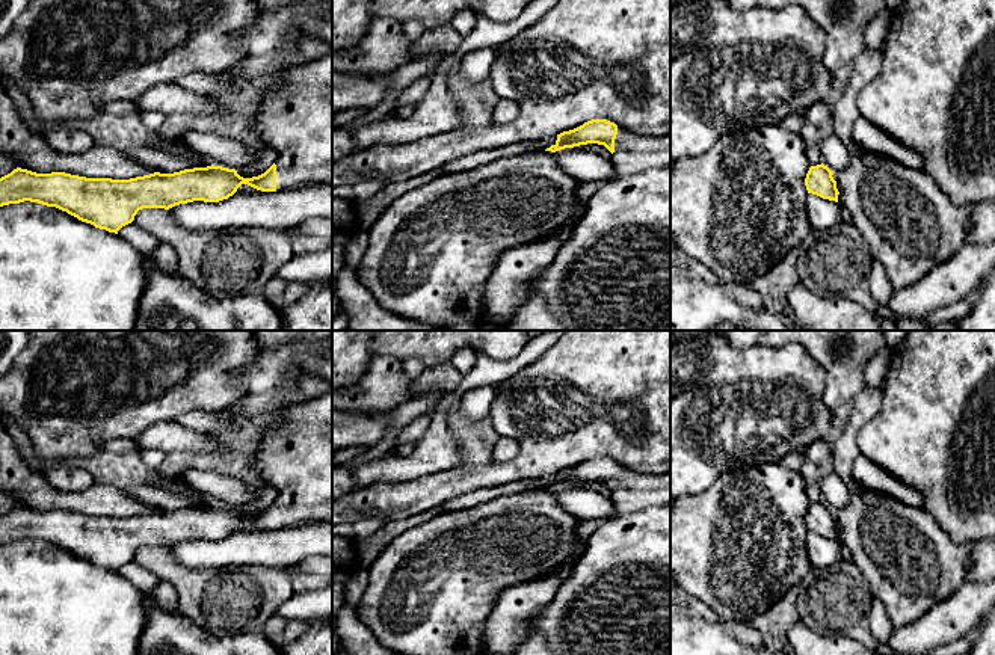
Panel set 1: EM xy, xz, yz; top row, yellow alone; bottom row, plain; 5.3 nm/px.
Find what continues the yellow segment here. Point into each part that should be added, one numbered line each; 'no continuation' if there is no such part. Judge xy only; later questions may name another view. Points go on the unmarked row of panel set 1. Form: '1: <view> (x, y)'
1: xy (295, 456)

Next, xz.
1: xz (633, 491)

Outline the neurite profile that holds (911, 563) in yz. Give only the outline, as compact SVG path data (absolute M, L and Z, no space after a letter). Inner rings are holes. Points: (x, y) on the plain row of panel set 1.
M865 385L853 400L846 429L830 444L829 462L850 495L849 504L835 510L841 543L849 548L853 563L868 581L871 596L883 604L892 628L900 629L968 583L972 545L956 543L923 507L912 507L894 497L864 489L852 477L852 465L861 456L856 436L862 426L880 412L880 406L882 389Z

